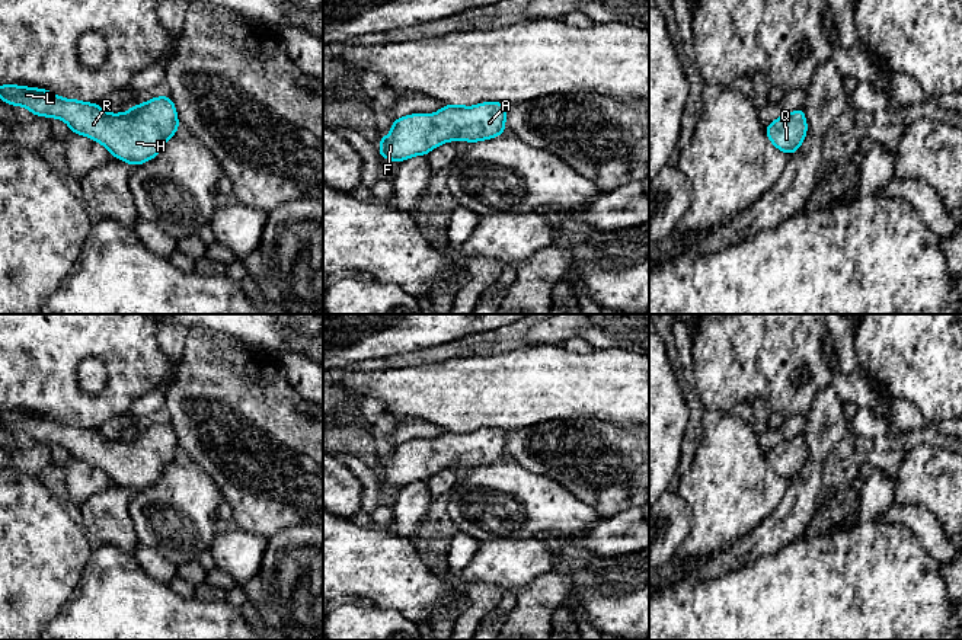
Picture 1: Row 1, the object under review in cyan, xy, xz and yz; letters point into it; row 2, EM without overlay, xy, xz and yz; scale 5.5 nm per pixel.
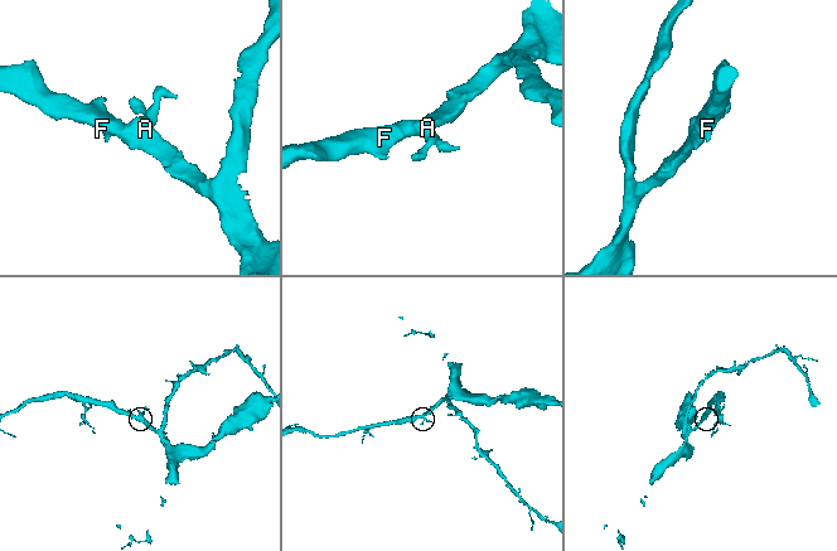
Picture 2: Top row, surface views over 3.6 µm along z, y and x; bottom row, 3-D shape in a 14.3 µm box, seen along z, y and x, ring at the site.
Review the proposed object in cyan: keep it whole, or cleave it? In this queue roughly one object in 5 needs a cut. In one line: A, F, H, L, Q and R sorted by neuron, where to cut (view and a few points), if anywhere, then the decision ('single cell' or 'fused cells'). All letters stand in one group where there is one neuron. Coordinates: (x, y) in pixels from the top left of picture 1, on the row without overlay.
A F H L Q R | no cut | single cell

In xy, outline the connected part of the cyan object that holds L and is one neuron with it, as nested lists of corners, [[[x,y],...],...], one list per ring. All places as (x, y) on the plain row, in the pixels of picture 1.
[[[17,410],[0,412],[0,425],[26,433],[35,442],[64,447],[73,460],[102,470],[115,484],[130,492],[159,481],[180,452],[170,422],[153,423],[119,439],[109,439],[99,429],[65,425],[47,415]]]

